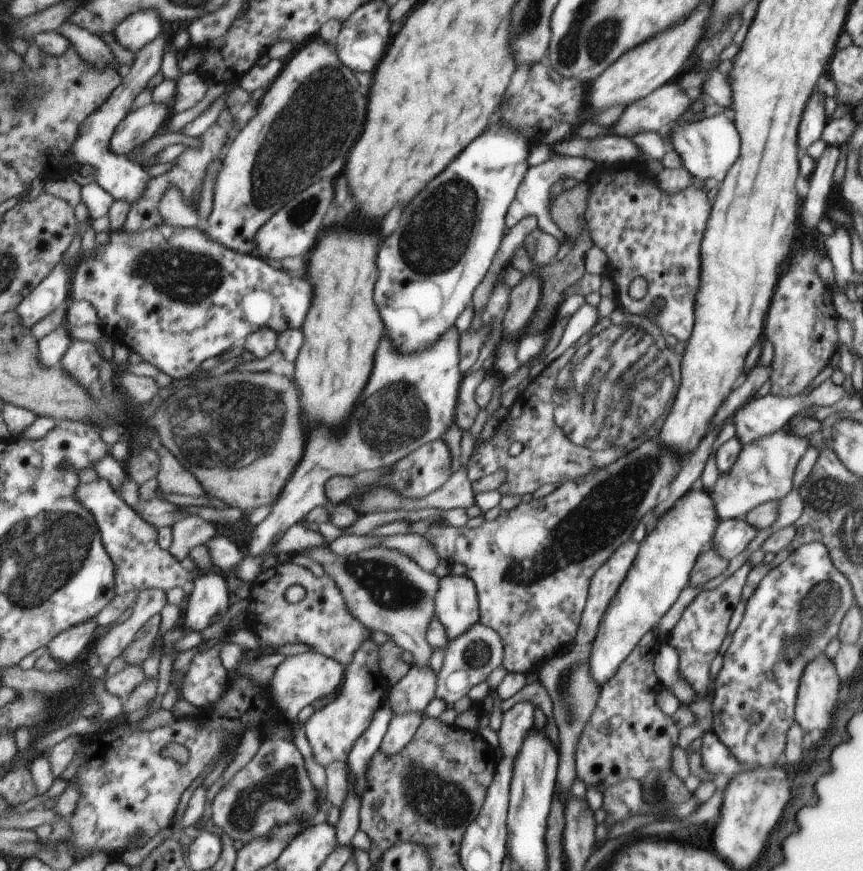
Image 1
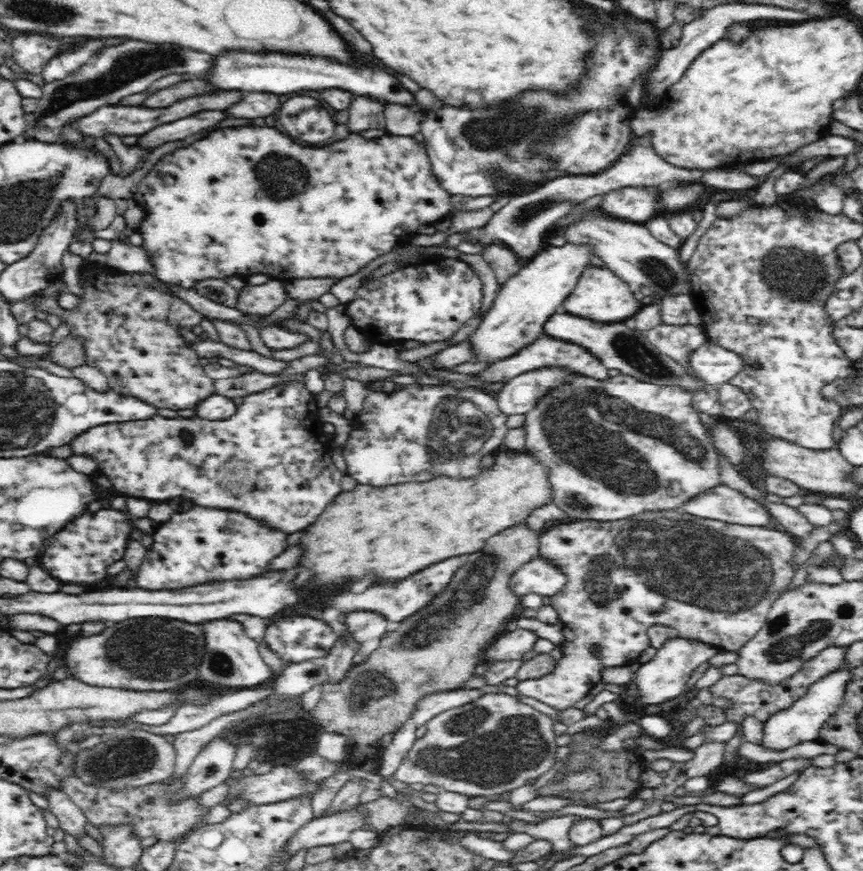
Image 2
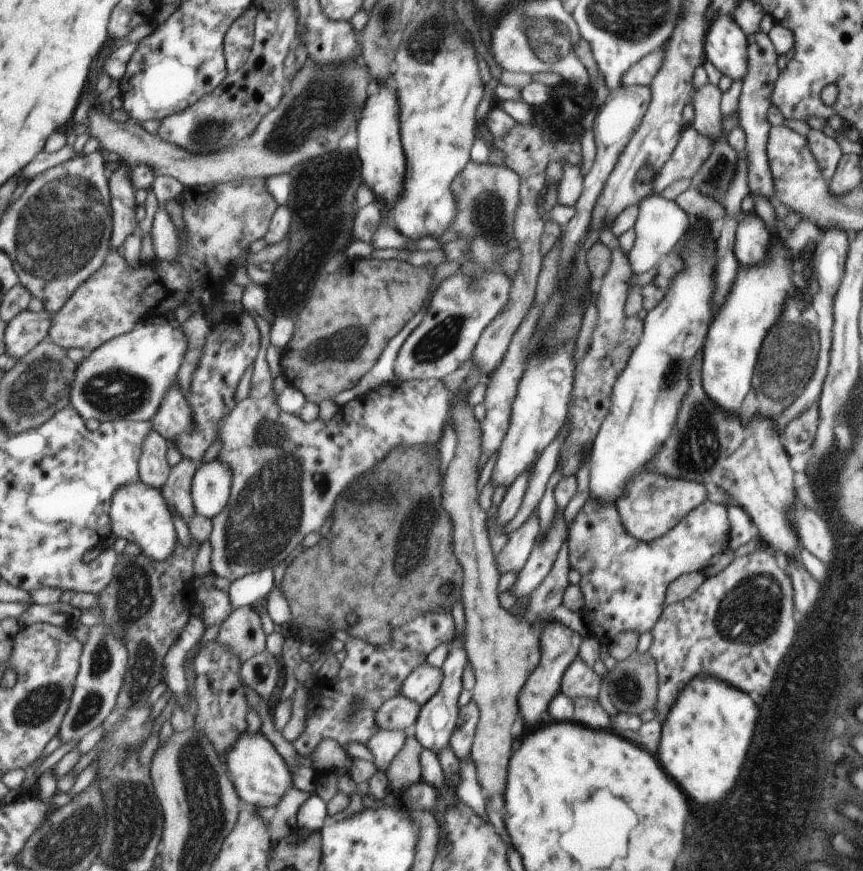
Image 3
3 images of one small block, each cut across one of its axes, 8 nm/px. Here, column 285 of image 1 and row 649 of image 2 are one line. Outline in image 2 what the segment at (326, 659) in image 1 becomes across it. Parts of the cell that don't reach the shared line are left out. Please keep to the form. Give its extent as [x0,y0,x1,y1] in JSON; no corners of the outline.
[633,636,718,704]

